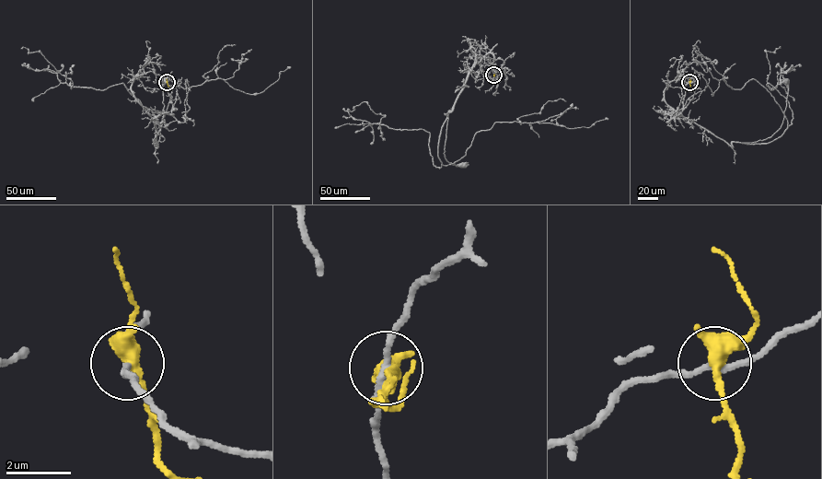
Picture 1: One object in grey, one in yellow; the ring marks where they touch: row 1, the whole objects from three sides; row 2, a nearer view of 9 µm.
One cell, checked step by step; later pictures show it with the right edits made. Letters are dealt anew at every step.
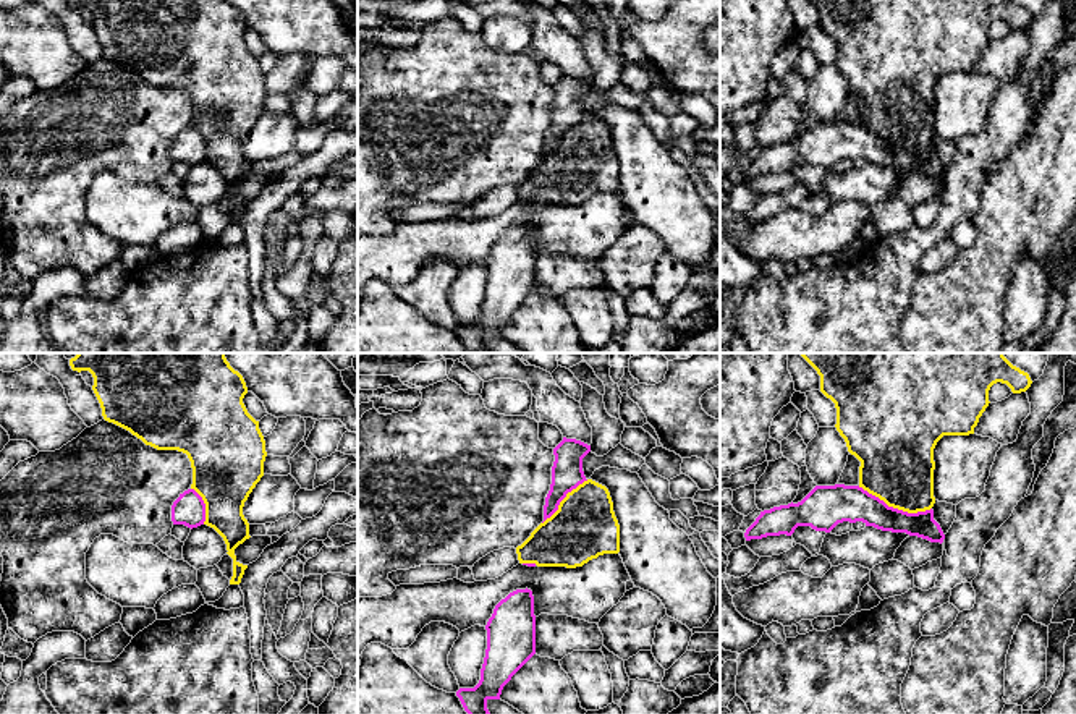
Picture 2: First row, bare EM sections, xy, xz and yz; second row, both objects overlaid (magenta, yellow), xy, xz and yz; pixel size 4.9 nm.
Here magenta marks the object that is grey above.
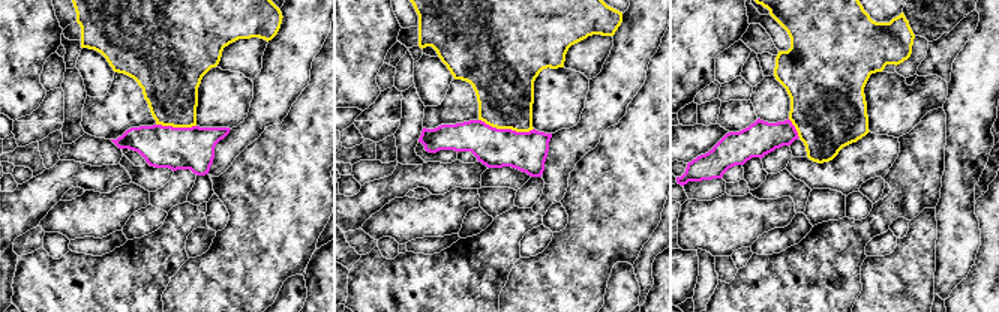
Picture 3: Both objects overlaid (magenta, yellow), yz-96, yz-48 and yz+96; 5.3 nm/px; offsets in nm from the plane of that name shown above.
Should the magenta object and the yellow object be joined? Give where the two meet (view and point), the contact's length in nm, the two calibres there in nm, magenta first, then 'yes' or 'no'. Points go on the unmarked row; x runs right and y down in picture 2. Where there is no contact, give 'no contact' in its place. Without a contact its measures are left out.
contact yz (895, 146); length 380 nm; calibres 180 and 360 nm; no

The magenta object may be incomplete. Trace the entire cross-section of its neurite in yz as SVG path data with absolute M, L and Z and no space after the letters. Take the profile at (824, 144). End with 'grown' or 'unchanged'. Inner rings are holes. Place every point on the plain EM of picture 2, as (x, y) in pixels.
M815 123L801 139L760 149L746 167L746 178L767 173L791 173L798 164L830 170L838 160L862 159L882 168L906 170L930 180L943 180L945 172L934 157L934 147L908 151L888 144L859 123Z; unchanged

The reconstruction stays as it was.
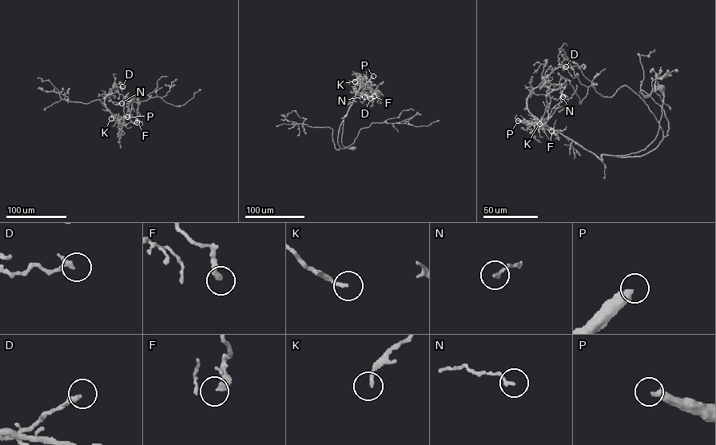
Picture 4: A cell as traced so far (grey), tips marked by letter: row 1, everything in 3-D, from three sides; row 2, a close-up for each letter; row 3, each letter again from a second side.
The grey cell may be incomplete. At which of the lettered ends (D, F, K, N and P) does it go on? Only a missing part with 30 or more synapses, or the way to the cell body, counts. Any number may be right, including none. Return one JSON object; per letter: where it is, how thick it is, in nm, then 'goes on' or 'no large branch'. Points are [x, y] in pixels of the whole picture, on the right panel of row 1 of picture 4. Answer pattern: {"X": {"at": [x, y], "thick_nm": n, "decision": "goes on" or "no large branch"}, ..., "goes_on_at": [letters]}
{"D": {"at": [566, 66], "thick_nm": 260, "decision": "no large branch"}, "F": {"at": [551, 131], "thick_nm": 340, "decision": "no large branch"}, "K": {"at": [539, 124], "thick_nm": 160, "decision": "no large branch"}, "N": {"at": [562, 97], "thick_nm": 150, "decision": "no large branch"}, "P": {"at": [518, 121], "thick_nm": 400, "decision": "goes on"}, "goes_on_at": ["P"]}

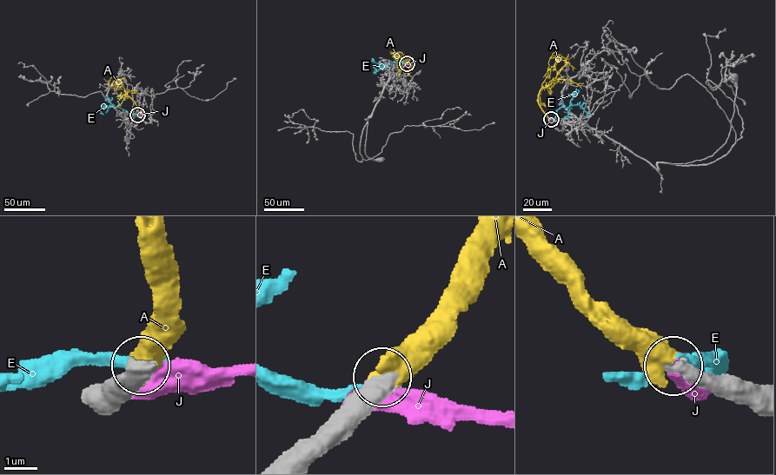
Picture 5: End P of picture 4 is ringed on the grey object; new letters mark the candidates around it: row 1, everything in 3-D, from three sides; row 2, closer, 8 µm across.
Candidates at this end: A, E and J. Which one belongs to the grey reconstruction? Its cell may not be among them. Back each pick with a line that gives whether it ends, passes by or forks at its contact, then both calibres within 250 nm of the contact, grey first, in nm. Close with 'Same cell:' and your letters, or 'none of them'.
A: it ends; calibres 600 and 650 nm
Same cell: A

